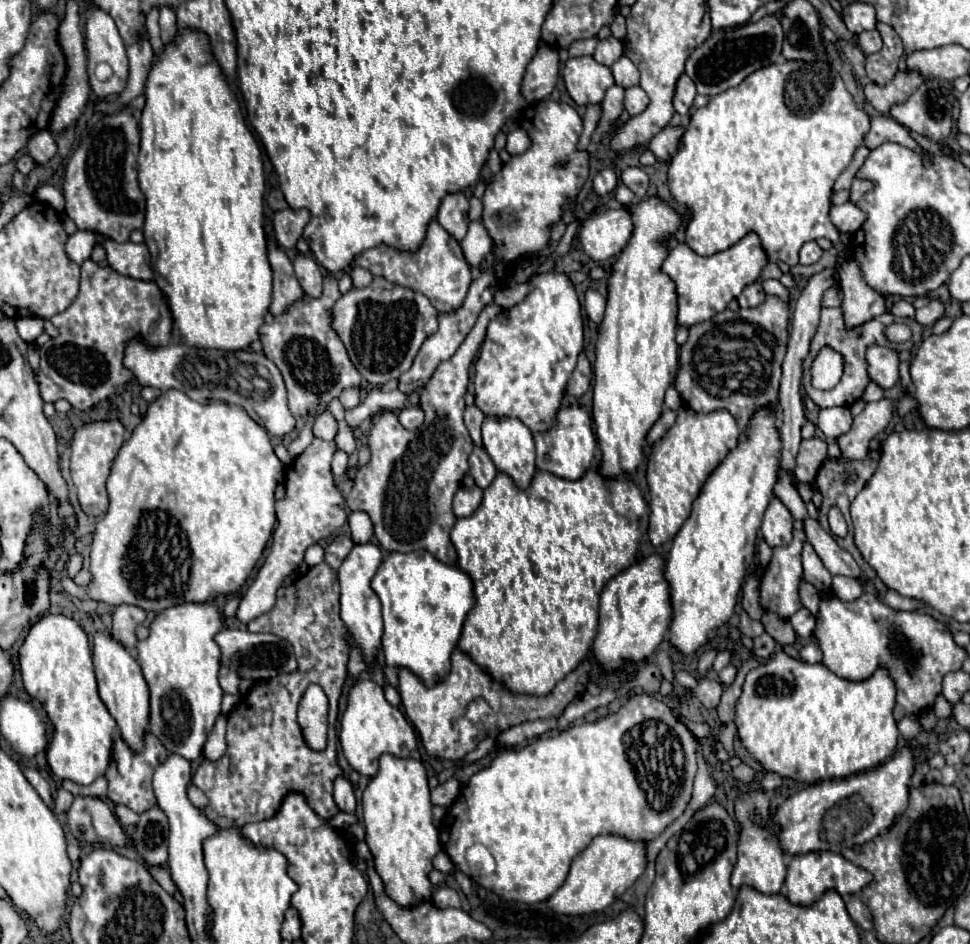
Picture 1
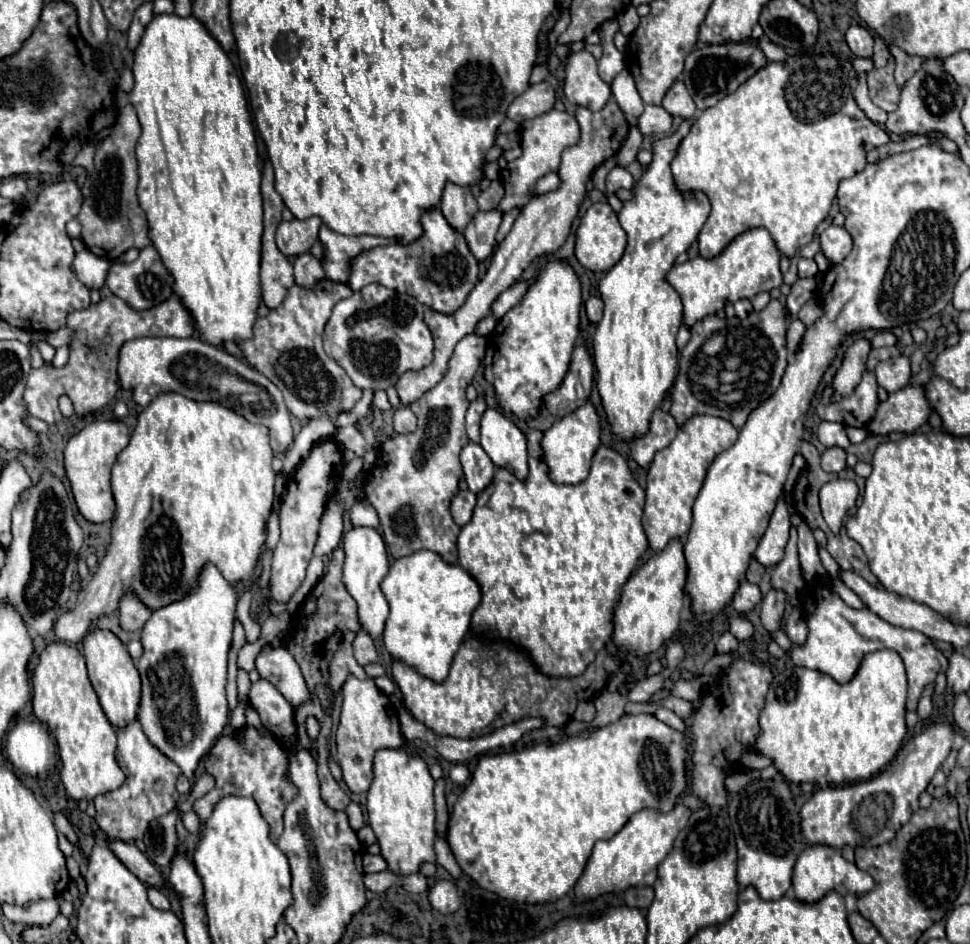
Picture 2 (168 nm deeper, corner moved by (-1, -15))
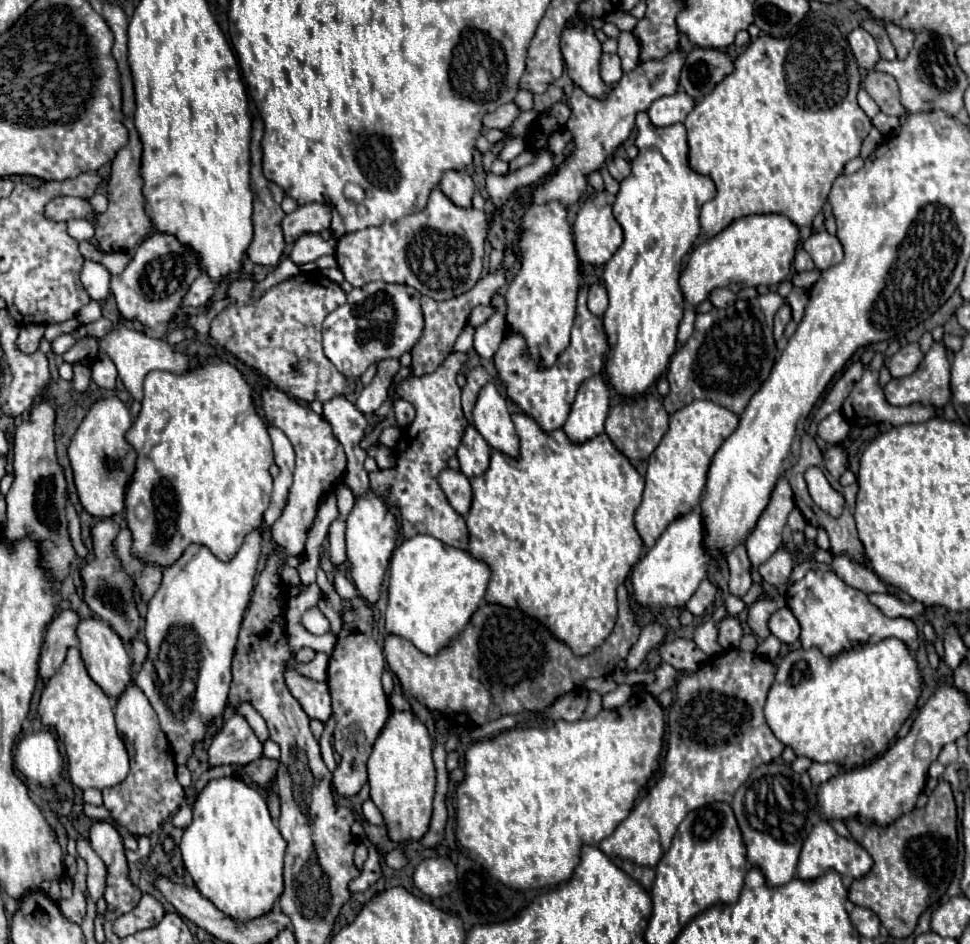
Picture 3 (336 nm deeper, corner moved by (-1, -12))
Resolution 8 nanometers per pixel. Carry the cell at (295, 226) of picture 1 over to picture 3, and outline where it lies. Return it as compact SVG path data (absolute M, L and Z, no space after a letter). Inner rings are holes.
M327 202L303 204L295 212L285 216L281 226L287 242L295 242L301 234L307 234L307 232L317 234L331 226L331 204Z

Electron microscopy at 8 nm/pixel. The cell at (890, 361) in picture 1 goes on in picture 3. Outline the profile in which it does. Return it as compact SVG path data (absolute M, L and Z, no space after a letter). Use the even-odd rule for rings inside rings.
M907 344L903 346L895 356L891 356L889 360L889 370L893 378L903 378L909 376L911 372L915 372L915 368L921 364L923 360L923 352L919 348L919 344Z

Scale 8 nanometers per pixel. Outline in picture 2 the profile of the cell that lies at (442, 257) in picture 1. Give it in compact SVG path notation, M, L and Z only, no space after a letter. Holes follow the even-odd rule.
M439 209L423 213L421 223L425 233L417 241L409 245L397 243L397 245L375 247L371 251L357 255L351 263L351 275L347 285L353 291L359 291L369 283L379 283L383 287L415 297L419 303L423 303L433 311L453 315L465 303L467 295L471 293L471 289L479 279L477 261L471 255L465 237L445 221Z

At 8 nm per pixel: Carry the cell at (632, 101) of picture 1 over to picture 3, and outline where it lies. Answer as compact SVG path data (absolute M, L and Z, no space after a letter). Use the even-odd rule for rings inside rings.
M677 90L671 96L663 96L655 100L647 114L655 126L671 126L671 124L683 122L693 106L695 106L695 100L691 100L687 92Z

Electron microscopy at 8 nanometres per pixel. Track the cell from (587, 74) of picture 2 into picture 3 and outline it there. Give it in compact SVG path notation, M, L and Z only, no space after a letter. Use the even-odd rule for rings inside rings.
M573 24L563 30L561 52L569 78L589 96L601 98L605 82L599 76L601 42L587 24Z

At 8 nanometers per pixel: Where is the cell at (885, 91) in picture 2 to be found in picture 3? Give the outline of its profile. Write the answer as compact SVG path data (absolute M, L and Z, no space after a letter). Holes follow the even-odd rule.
M869 72L867 78L863 80L863 88L877 102L883 114L903 116L905 108L899 102L899 86L893 76L883 72Z

